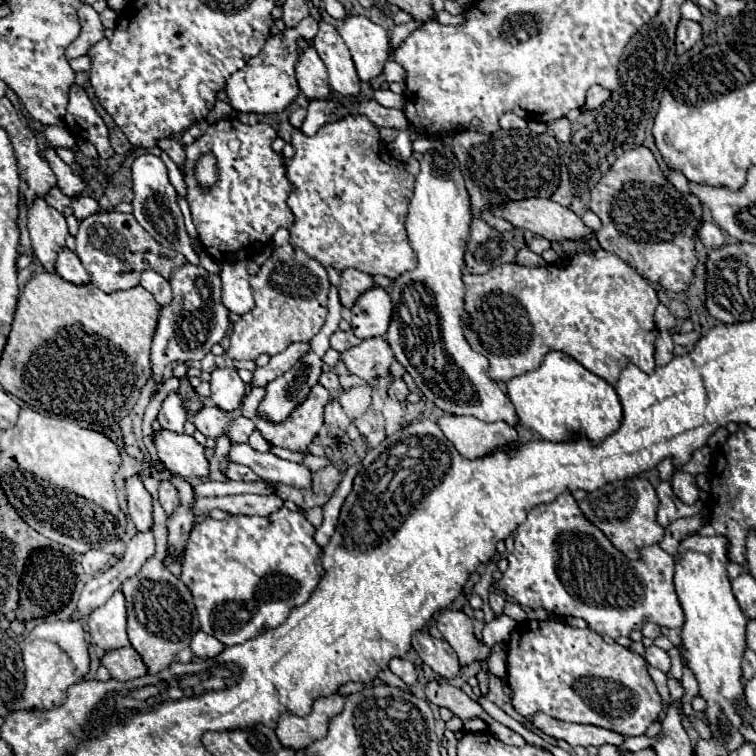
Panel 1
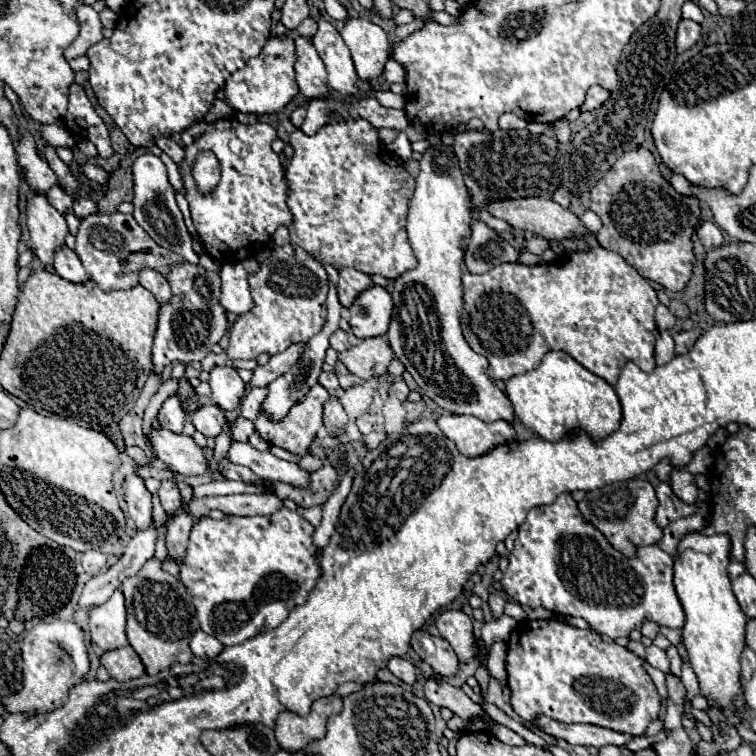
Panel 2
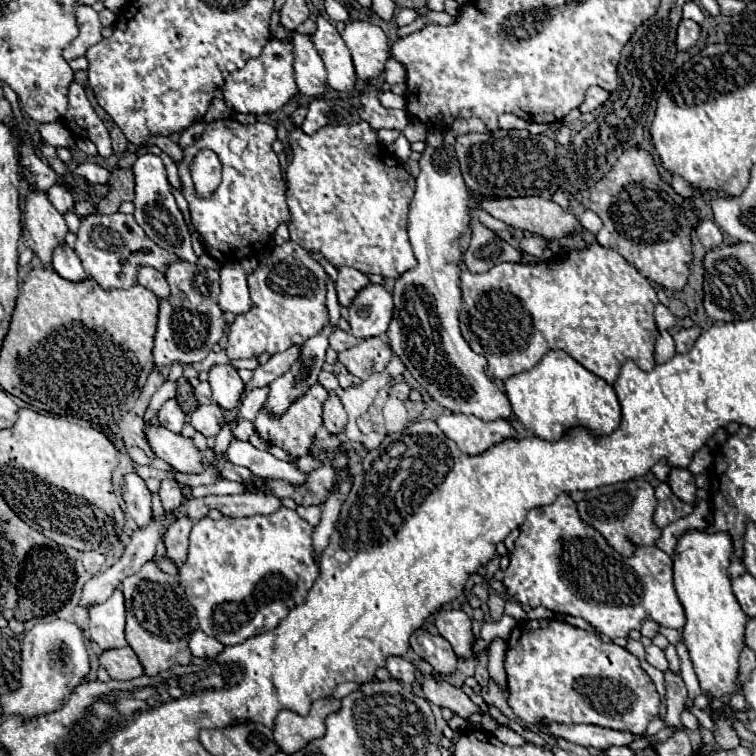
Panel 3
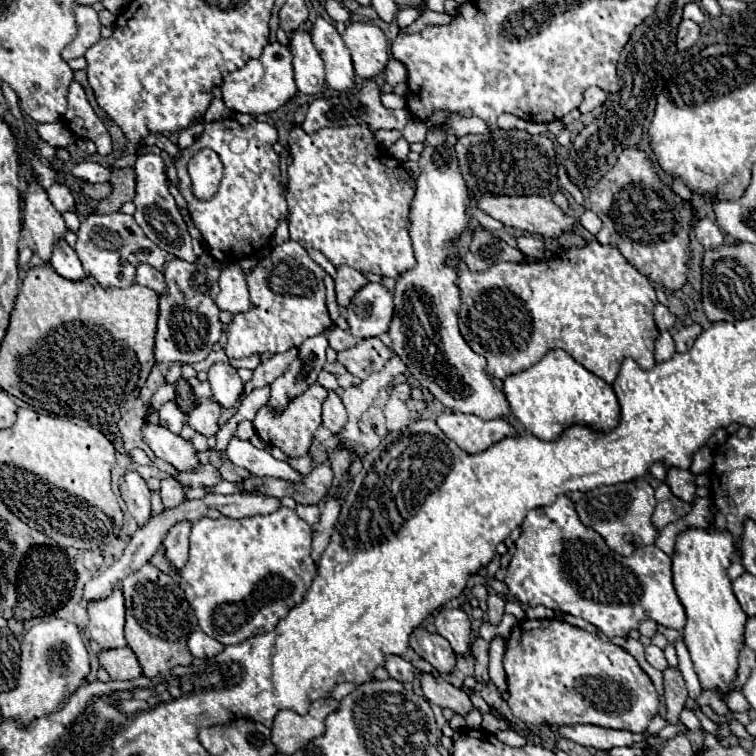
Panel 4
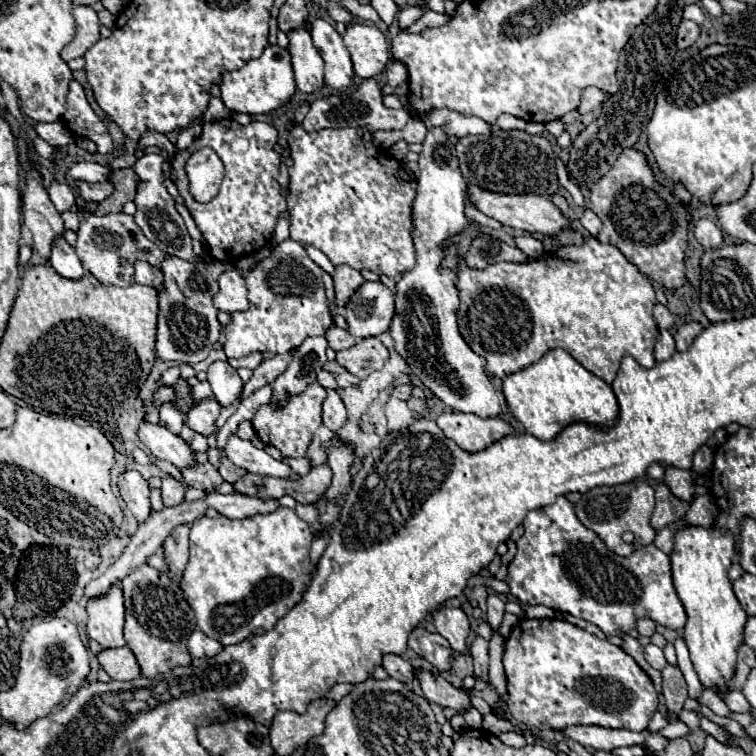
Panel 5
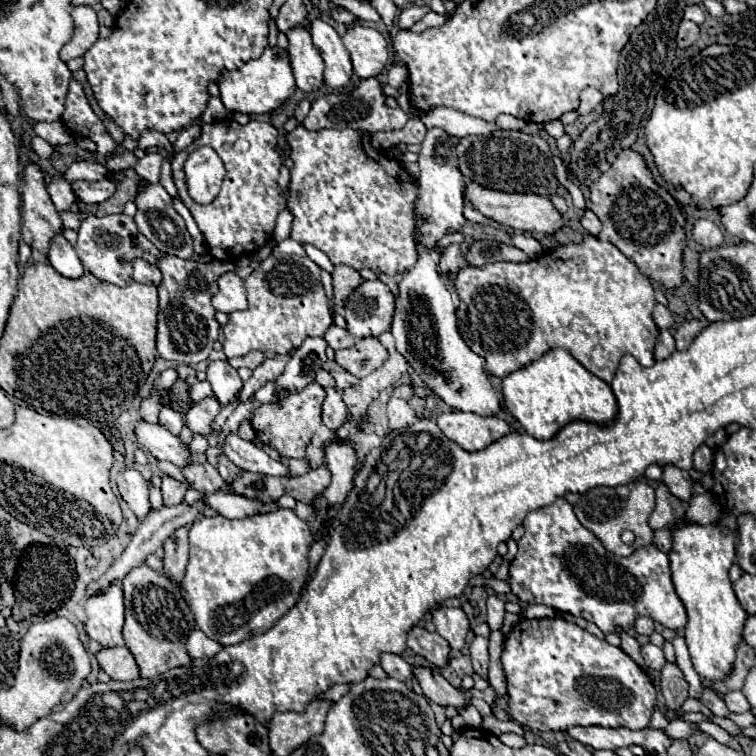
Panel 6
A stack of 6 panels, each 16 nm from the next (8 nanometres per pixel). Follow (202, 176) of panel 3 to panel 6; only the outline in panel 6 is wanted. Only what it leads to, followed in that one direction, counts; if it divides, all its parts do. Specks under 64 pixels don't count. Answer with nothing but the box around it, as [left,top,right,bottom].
[184,146,224,204]

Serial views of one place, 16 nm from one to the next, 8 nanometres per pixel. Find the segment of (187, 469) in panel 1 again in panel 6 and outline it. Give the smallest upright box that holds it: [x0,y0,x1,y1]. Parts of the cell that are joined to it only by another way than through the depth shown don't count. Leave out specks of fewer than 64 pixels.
[134,420,190,468]

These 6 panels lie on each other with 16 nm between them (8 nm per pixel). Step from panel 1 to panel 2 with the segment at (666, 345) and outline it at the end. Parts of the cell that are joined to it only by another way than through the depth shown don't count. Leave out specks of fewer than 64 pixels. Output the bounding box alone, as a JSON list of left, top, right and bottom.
[656,330,674,364]

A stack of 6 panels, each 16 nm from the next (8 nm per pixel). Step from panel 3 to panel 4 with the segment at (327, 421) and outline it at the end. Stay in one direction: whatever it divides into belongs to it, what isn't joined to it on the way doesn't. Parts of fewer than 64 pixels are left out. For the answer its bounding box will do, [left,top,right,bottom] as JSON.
[322,390,346,434]

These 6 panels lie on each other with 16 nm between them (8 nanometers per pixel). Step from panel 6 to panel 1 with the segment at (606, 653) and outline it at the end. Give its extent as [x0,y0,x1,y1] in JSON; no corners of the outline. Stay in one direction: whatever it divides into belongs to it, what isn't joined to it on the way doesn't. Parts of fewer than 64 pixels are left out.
[506,620,662,736]

